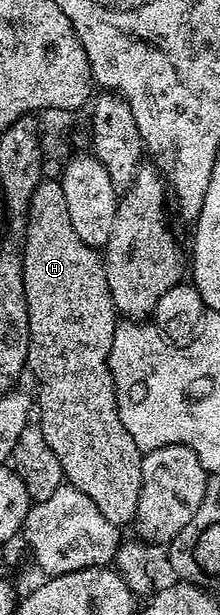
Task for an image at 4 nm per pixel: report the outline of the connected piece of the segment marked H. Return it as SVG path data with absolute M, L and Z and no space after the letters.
M43 178L28 202L22 273L24 298L28 306L26 366L29 375L34 375L37 427L41 428L48 447L60 462L65 483L88 494L108 522L115 526L129 525L140 502L140 466L144 452L136 446L132 434L124 430L124 422L120 422L116 406L114 381L110 373L116 309L112 302L112 290L108 290L103 257L82 242L73 230L64 190L57 179Z

